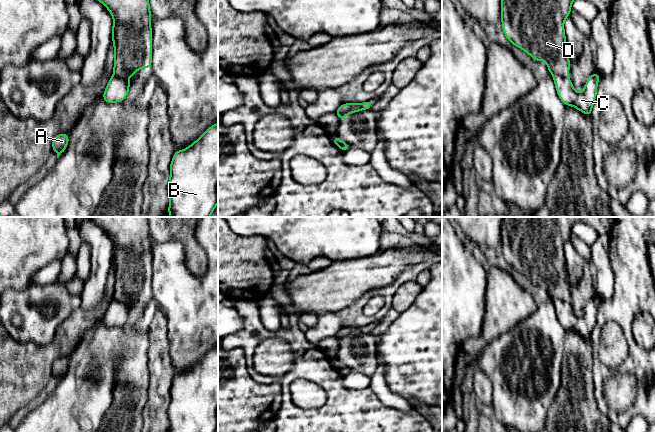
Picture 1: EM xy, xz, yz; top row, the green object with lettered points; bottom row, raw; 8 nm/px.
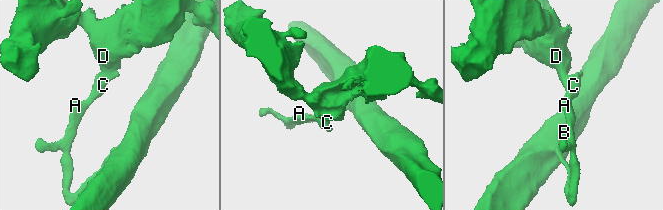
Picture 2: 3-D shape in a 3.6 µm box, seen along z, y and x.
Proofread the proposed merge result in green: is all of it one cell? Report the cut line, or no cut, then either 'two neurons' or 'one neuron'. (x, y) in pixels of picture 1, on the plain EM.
cut in yz along (553, 298), (559, 298), (566, 302); two neurons

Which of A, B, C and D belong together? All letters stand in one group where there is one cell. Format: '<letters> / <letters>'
A B C / D

